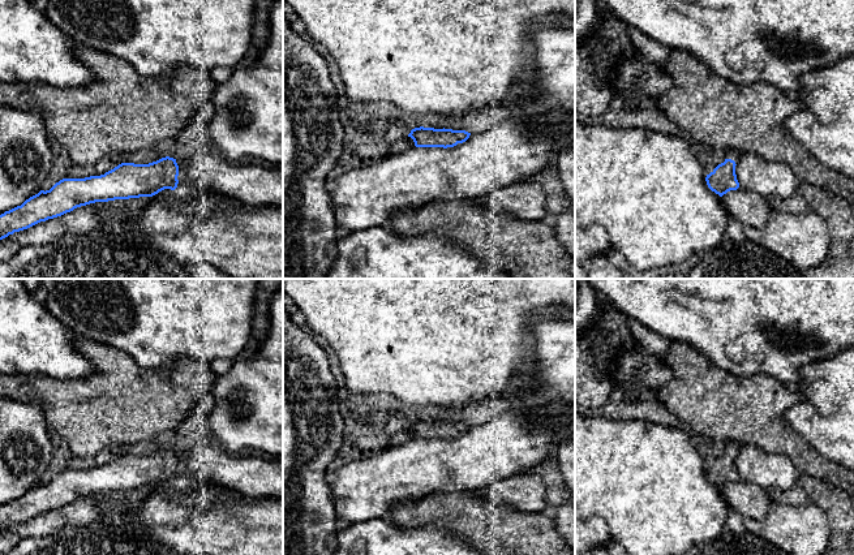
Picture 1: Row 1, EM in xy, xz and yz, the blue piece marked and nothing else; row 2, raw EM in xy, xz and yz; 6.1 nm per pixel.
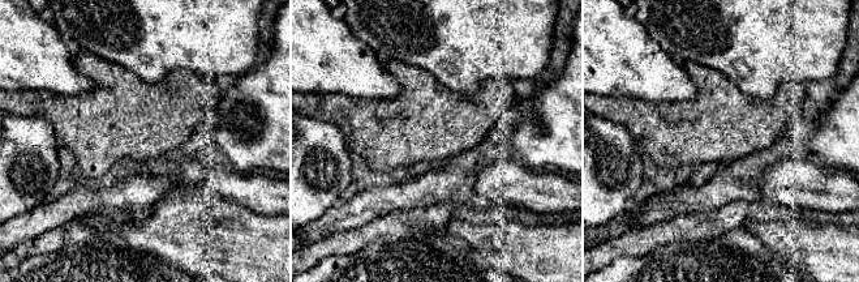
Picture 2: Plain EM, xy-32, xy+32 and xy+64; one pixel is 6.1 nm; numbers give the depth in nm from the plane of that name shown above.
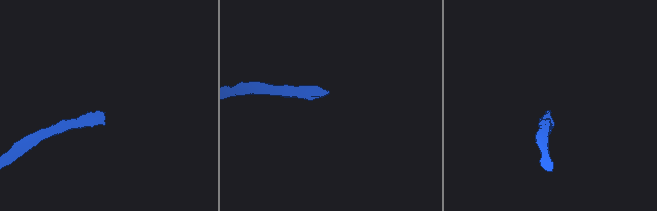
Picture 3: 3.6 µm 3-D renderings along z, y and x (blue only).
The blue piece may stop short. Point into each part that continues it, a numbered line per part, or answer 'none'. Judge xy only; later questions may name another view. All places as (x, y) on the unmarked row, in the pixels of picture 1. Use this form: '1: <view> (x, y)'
1: xy (174, 441)

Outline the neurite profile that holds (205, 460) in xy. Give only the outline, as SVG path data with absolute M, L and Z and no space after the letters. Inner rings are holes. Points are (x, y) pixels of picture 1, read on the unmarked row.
M194 438L179 459L179 476L224 487L249 499L283 498L283 461L231 455L211 438Z

